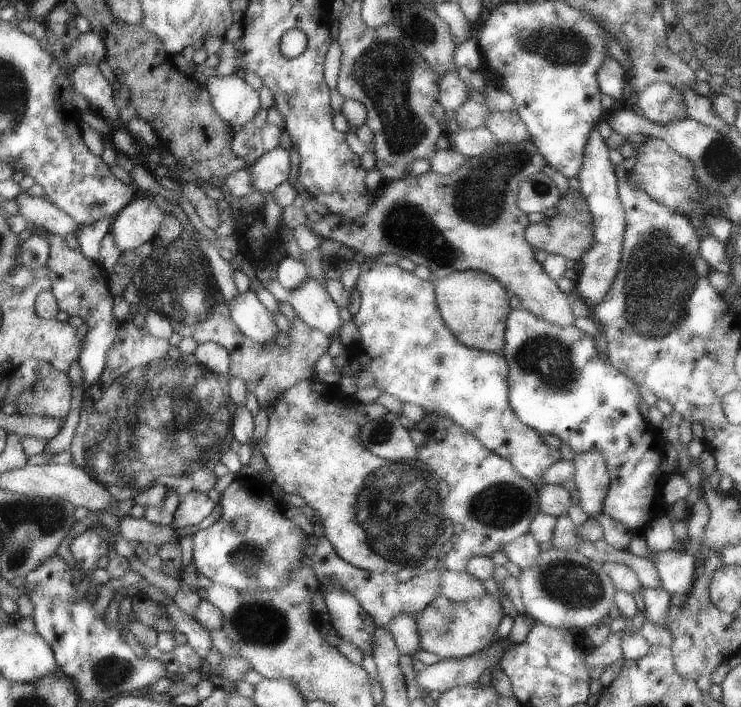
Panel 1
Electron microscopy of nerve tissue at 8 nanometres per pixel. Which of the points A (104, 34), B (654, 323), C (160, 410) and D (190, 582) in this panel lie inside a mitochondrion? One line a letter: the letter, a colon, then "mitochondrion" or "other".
A: other
B: mitochondrion
C: mitochondrion
D: other

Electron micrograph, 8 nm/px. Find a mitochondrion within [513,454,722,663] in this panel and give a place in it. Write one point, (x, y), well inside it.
(572, 585)

